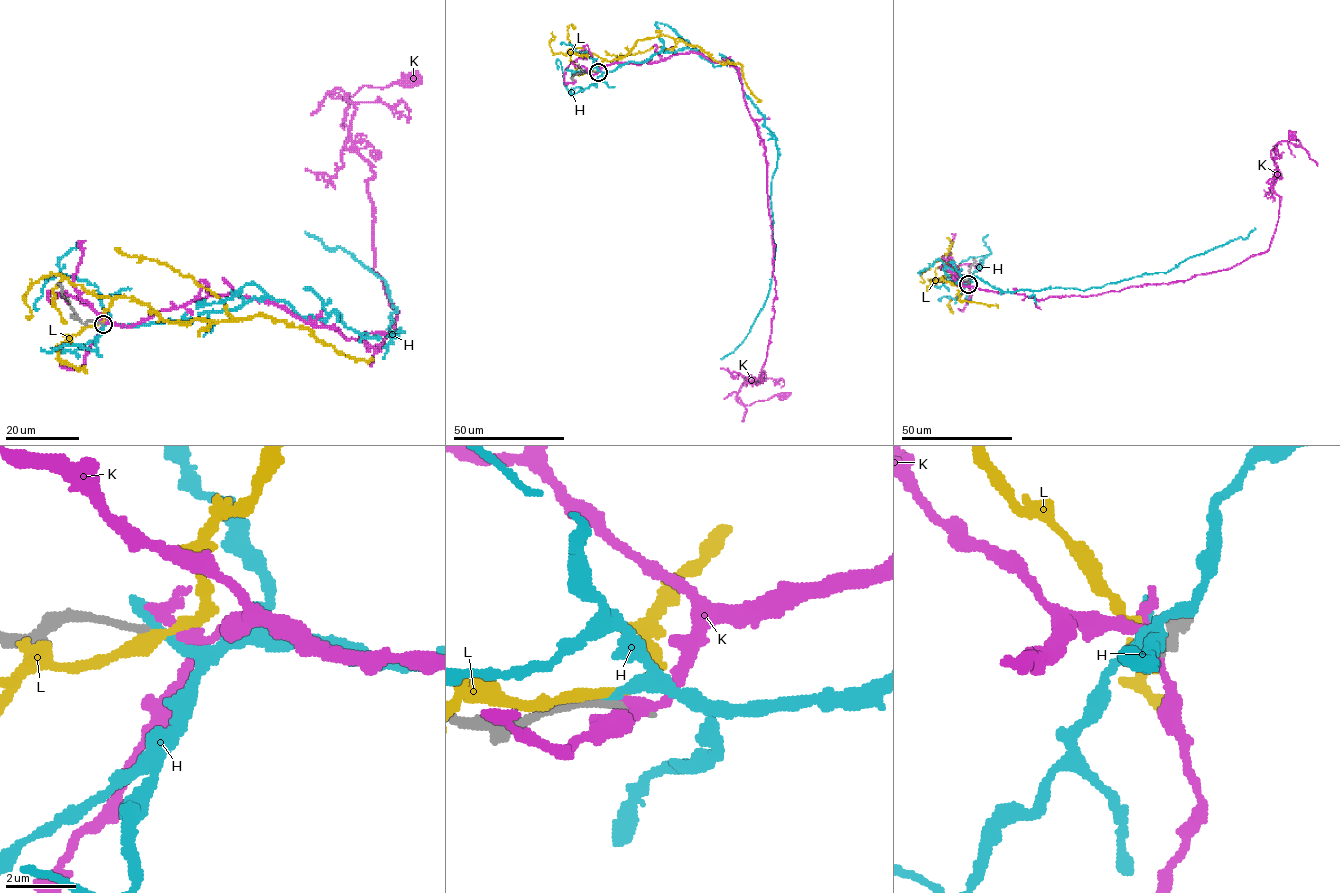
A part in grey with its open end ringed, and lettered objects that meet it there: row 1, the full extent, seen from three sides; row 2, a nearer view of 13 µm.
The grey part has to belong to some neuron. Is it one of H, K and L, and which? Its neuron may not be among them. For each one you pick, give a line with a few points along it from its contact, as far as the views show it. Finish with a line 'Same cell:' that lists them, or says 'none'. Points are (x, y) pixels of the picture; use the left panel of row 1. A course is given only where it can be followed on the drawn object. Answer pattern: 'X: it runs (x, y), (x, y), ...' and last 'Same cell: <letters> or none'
Same cell: none

